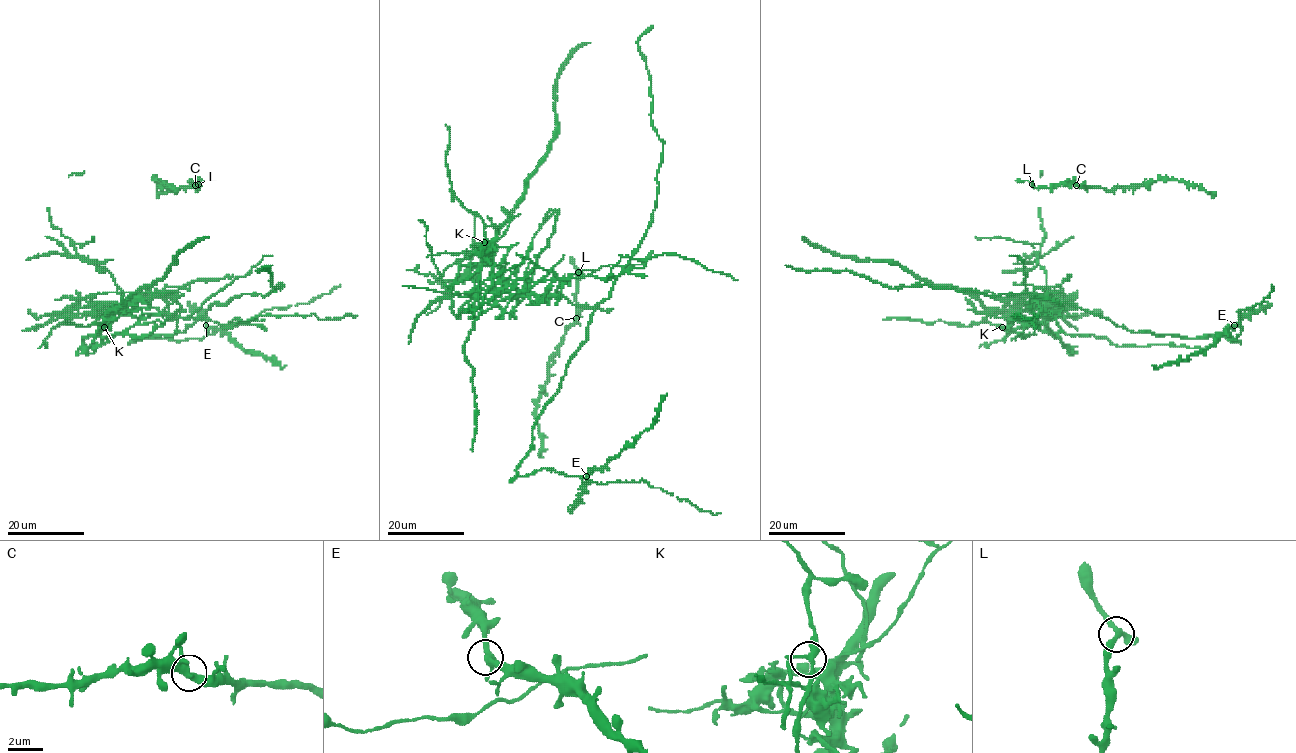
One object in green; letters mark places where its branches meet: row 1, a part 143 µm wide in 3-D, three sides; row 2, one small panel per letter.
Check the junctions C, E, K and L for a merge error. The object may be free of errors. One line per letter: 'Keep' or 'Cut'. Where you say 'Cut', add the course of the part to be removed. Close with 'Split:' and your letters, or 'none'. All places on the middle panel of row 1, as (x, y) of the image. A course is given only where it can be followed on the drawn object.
C: Keep
E: Keep
K: Cut. Course of the part to remove: (484, 242), (489, 261), (447, 292), (606, 277), (621, 256), (663, 253), (737, 280)
L: Keep
Split: K

